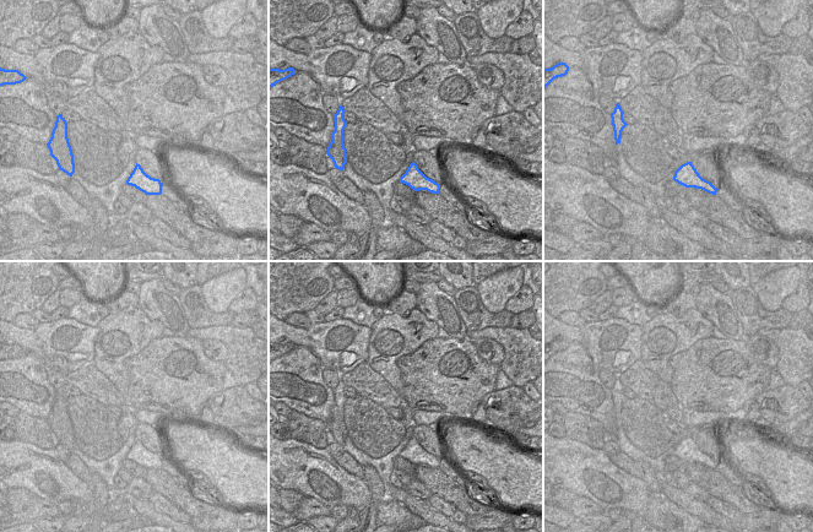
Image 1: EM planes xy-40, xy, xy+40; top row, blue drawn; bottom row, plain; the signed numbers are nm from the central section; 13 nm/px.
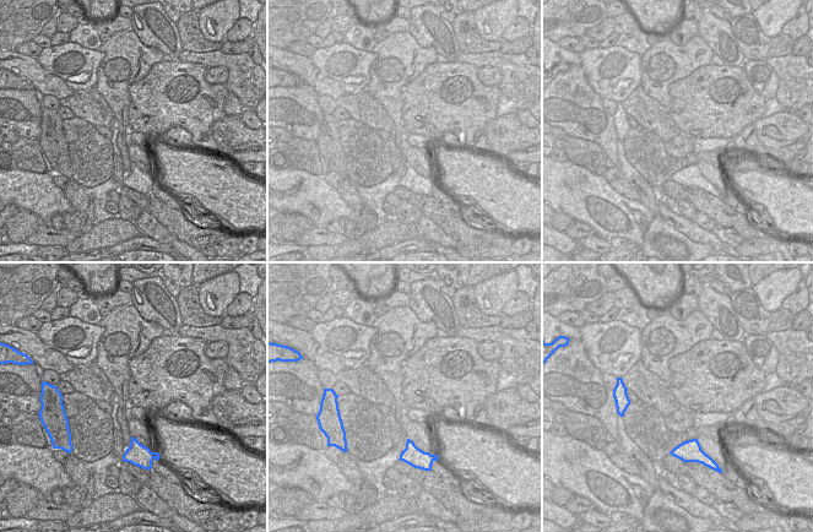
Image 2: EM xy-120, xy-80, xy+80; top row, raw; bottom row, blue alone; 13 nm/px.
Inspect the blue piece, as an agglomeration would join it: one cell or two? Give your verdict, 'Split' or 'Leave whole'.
Split

